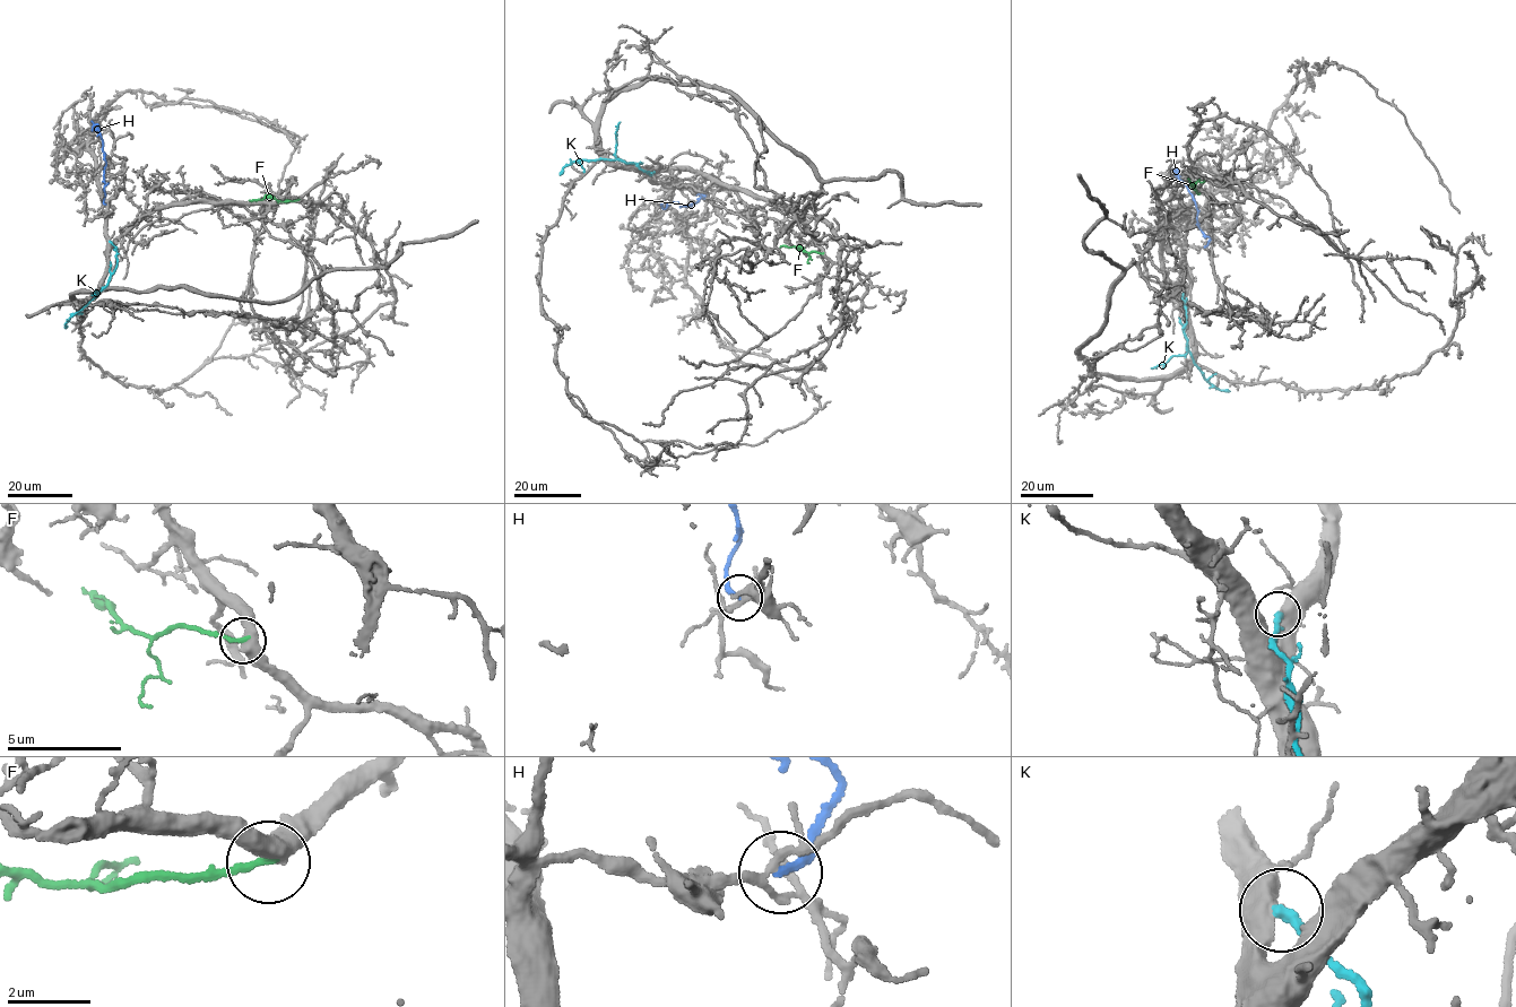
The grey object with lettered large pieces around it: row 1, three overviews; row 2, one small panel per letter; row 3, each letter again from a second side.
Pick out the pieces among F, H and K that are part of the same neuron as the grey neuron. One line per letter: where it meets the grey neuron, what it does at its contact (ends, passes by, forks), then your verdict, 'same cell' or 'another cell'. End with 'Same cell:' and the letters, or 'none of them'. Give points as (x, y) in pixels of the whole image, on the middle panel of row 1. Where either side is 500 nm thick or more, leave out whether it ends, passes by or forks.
F: contact (822, 253); another cell
H: contact (663, 202); it ends; another cell
K: contact (651, 173); another cell
Same cell: none of them

